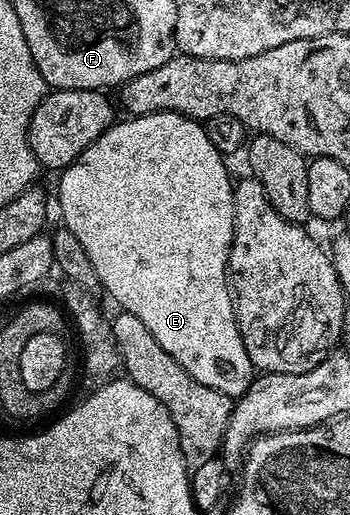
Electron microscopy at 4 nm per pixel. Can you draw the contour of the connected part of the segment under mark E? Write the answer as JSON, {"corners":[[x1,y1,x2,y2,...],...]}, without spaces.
{"corners":[[155,111,153,115,140,115,127,118,127,120,127,123,122,123,122,121,115,122,114,126,106,130,95,143,90,143,88,149,84,149,81,155,79,155,69,167,61,172,62,180,58,183,58,203,62,206,62,219,66,222,63,223,65,230,72,232,80,241,82,248,88,253,88,257,92,261,94,271,98,274,98,279,101,286,104,288,105,294,107,296,110,294,111,297,119,303,119,308,121,308,122,311,131,311,133,315,140,317,140,321,144,321,144,325,152,333,152,337,156,337,158,344,161,345,163,349,165,349,168,354,170,354,170,356,172,356,191,377,193,377,193,379,200,381,200,385,208,385,212,389,216,389,220,393,224,393,231,397,242,395,248,390,248,388,250,388,250,384,254,382,256,378,256,368,254,362,248,357,246,346,242,340,242,334,238,331,236,303,232,298,232,291,228,286,228,279,226,283,226,275,228,276,228,260,230,258,230,245,234,241,234,187,232,186,232,182,230,183,230,175,226,172,225,165,222,164,225,163,224,157,214,148,212,141,206,136,205,126,203,126,199,120,189,119,187,115,180,115,176,111]]}

